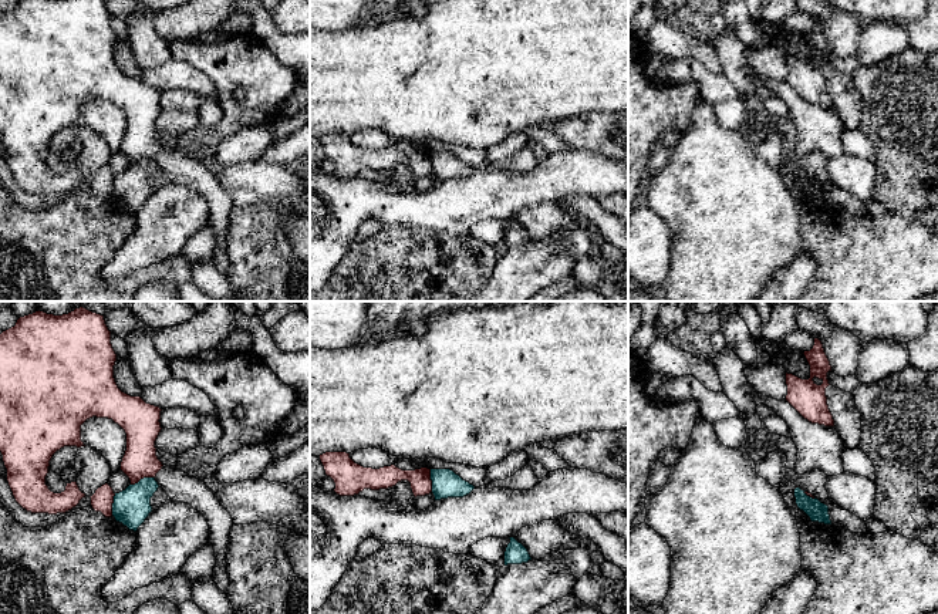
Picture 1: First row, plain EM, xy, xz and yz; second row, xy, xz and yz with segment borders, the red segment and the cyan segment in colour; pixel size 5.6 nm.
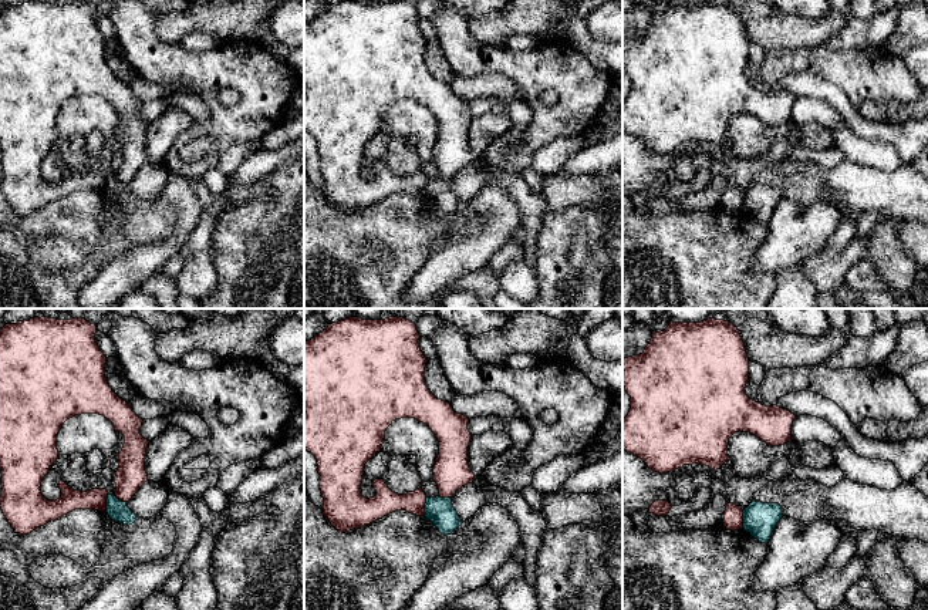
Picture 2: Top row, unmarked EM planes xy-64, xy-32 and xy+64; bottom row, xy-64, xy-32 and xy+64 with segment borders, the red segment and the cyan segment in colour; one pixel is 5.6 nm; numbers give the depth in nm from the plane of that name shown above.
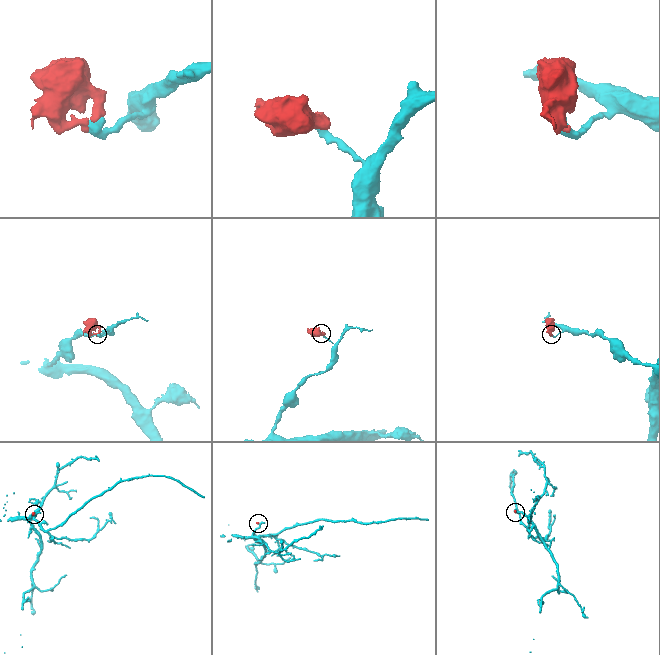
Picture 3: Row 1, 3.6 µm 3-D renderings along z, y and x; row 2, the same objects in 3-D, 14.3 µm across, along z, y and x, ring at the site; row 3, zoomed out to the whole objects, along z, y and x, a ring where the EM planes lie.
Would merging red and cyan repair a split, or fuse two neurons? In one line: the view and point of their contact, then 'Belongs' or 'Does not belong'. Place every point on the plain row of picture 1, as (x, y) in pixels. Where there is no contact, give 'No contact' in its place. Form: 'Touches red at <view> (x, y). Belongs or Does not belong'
Touches red at xy (142, 159). Does not belong

